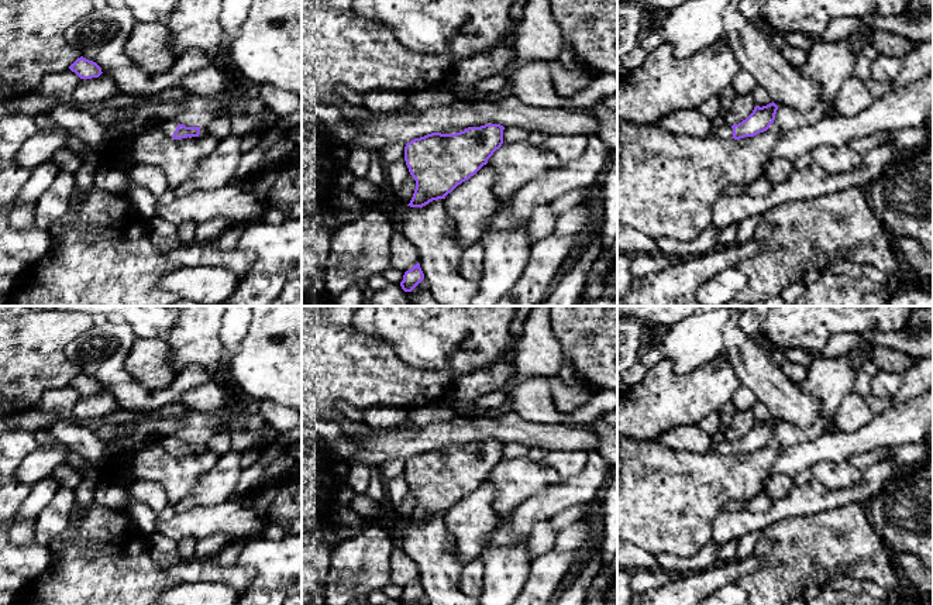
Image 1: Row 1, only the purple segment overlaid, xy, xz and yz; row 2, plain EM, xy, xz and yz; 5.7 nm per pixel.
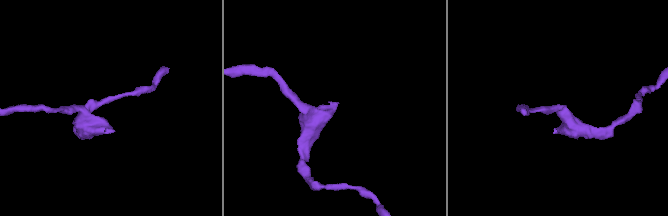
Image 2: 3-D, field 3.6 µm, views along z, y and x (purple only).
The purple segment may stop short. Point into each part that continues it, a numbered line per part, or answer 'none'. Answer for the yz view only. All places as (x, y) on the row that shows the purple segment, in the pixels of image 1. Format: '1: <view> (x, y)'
1: yz (725, 130)

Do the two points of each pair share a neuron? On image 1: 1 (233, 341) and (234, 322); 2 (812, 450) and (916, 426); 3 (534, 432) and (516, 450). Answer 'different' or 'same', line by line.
1: same
2: same
3: different

